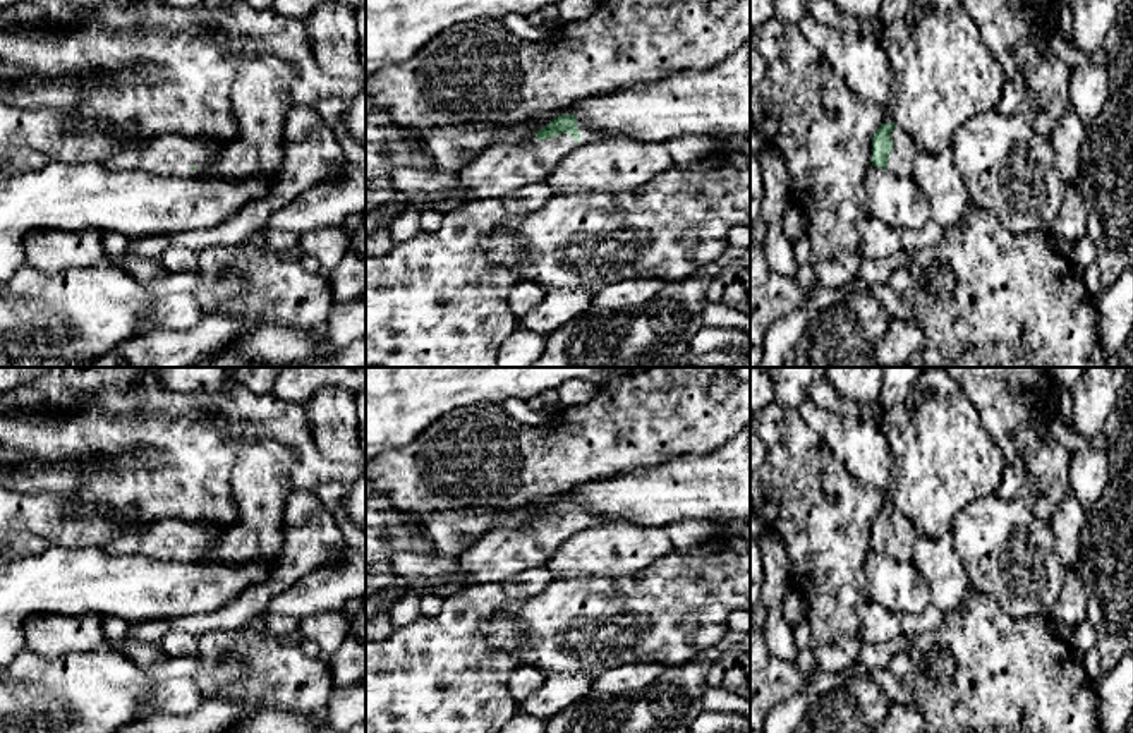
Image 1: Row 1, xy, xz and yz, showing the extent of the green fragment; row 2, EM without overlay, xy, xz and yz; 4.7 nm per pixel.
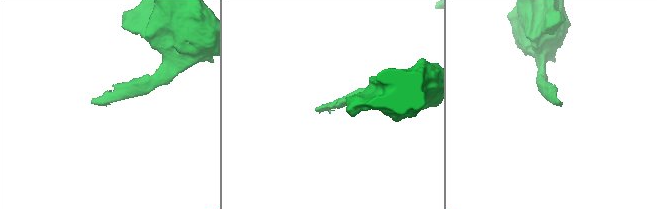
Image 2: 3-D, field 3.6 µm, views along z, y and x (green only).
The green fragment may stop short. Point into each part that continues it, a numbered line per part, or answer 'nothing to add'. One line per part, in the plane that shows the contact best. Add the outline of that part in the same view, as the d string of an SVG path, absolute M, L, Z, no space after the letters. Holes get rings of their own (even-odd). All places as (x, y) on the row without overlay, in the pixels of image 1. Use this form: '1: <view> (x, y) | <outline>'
1: xz (500, 553) | M577 506L577 513L580 517L579 529L570 518L560 518L544 525L532 522L525 527L489 530L458 556L460 572L467 575L462 582L448 577L398 577L393 589L366 599L366 620L388 613L395 603L403 599L419 584L434 584L434 589L422 594L436 594L445 599L464 585L498 582L517 572L542 566L570 536L601 525L601 517L589 508Z

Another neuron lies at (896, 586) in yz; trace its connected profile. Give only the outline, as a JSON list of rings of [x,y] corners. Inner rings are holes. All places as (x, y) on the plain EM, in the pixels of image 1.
[[[870,551],[863,563],[869,599],[903,616],[920,615],[932,601],[929,584],[912,561]]]

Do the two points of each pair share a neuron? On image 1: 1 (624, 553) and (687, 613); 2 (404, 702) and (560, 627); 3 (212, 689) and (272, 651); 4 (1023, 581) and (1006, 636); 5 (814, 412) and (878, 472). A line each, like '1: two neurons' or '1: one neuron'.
1: two neurons
2: two neurons
3: one neuron
4: two neurons
5: one neuron

